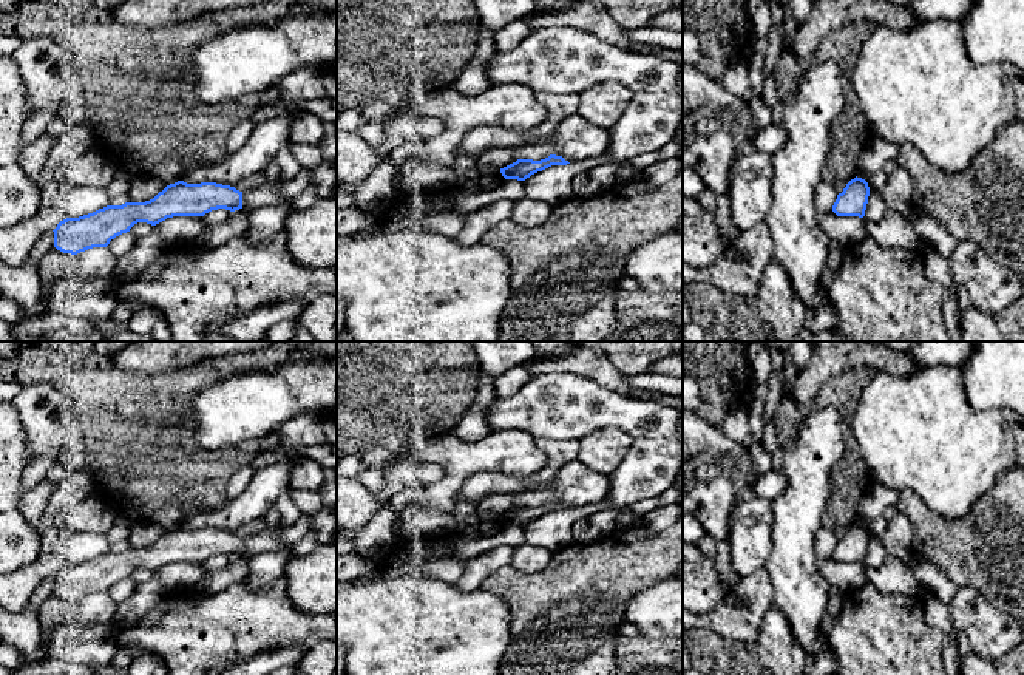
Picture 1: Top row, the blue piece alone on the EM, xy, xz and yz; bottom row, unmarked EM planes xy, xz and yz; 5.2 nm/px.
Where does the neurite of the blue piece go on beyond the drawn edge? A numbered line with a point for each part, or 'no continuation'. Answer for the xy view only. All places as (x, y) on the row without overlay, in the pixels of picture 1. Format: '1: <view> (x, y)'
1: xy (266, 541)

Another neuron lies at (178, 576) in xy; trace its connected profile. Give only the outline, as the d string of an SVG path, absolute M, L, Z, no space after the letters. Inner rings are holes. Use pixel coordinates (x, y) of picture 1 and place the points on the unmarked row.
M173 562L153 572L167 593L178 593L195 587L209 572L202 562Z

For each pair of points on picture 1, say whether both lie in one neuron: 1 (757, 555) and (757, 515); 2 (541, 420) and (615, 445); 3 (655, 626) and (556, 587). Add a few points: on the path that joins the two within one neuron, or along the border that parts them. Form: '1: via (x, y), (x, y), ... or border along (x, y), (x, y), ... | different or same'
1: via (757, 546), (757, 524) | same
2: border along (621, 428), (600, 427), (578, 440) | different
3: border along (649, 587), (638, 592), (629, 601), (624, 620) | different

